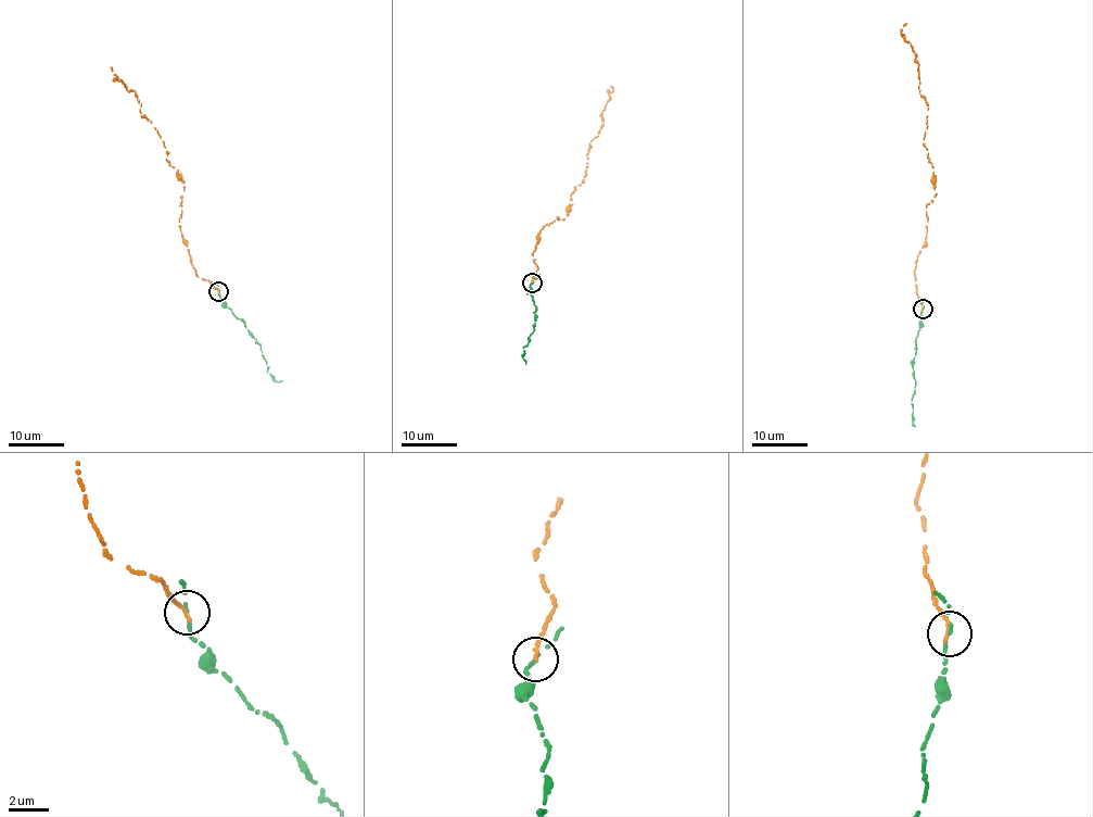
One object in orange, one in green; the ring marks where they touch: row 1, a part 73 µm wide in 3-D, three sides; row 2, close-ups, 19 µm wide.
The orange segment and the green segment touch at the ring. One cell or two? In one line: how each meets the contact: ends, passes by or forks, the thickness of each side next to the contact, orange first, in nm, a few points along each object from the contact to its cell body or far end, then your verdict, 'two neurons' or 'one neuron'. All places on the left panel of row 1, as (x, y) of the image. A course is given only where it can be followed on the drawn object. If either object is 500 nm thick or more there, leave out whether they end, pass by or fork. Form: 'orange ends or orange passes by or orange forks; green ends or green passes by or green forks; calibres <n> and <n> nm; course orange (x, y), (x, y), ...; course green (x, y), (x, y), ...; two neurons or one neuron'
orange ends; green ends; calibres 200 and 180 nm; course orange (218, 291), (198, 277), (178, 226), (183, 180), (141, 115), (135, 91), (111, 67); course green (219, 291), (224, 304), (244, 322), (261, 346), (267, 372), (274, 379), (282, 380); one neuron

